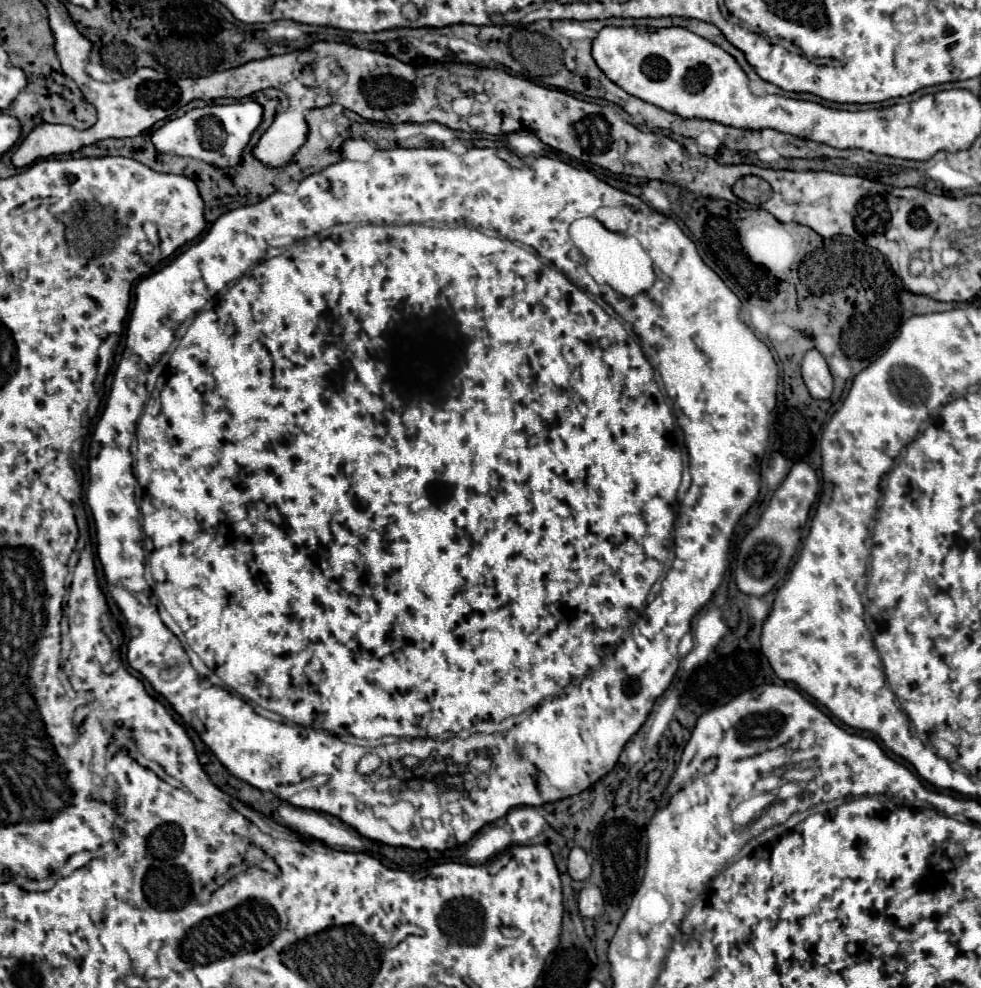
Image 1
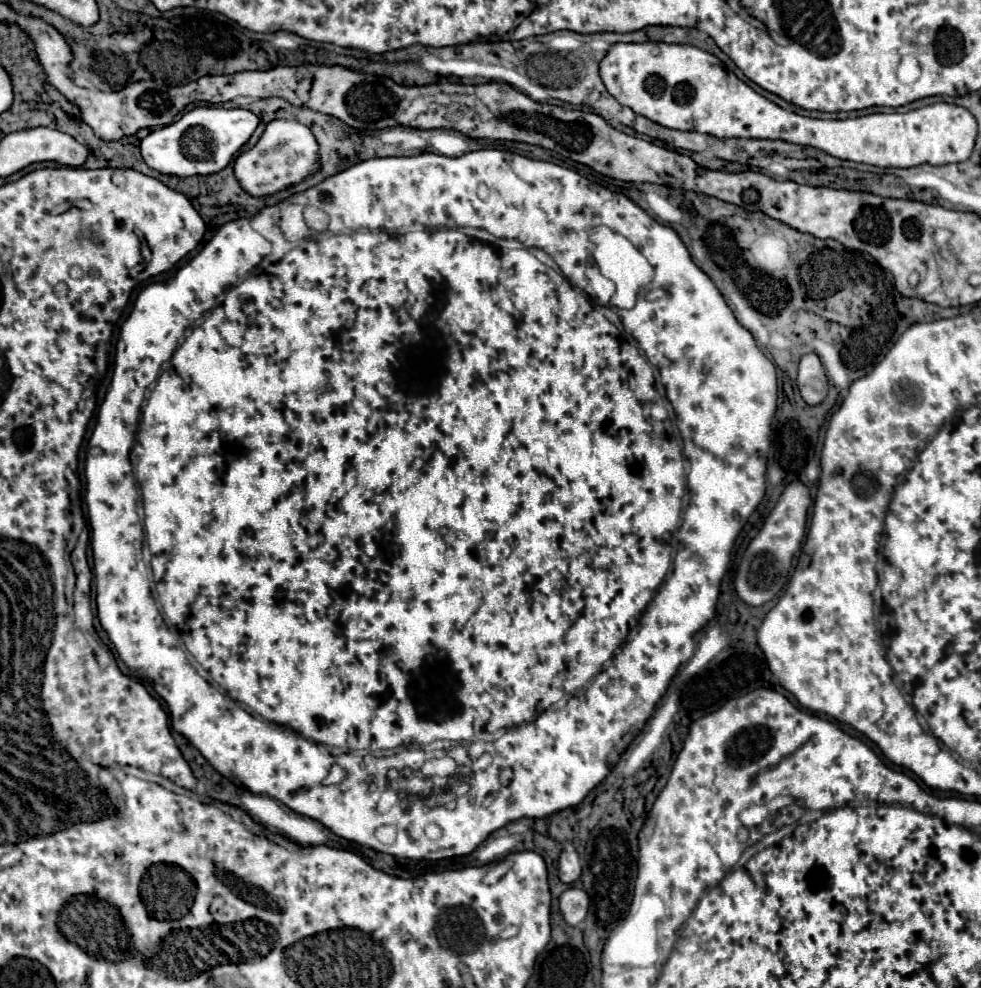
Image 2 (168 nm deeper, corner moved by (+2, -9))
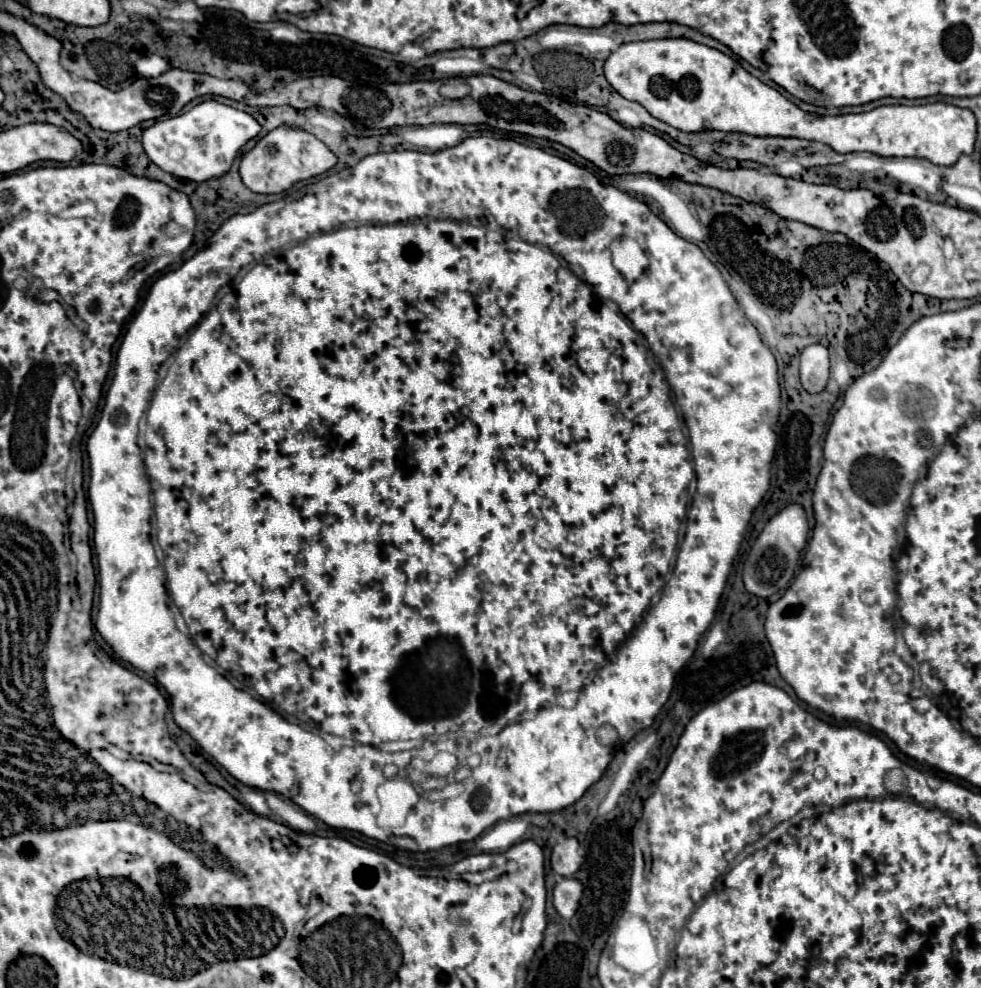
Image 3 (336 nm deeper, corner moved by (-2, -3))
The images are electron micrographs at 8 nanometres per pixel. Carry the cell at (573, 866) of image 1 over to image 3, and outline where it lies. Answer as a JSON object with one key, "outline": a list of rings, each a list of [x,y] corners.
{"outline":[[[567,838],[561,844],[555,844],[551,854],[551,868],[553,872],[569,878],[573,876],[581,866],[581,852],[577,838]]]}

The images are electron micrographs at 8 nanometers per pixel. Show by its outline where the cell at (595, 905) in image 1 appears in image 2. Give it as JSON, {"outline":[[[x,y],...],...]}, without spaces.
{"outline":[[[567,888],[559,896],[559,910],[569,926],[577,926],[585,916],[589,908],[589,896],[581,888]]]}

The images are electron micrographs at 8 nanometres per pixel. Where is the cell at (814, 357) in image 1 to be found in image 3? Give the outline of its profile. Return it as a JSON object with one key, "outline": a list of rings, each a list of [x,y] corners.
{"outline":[[[811,344],[801,352],[801,384],[809,394],[819,394],[829,380],[829,352],[821,344]]]}

